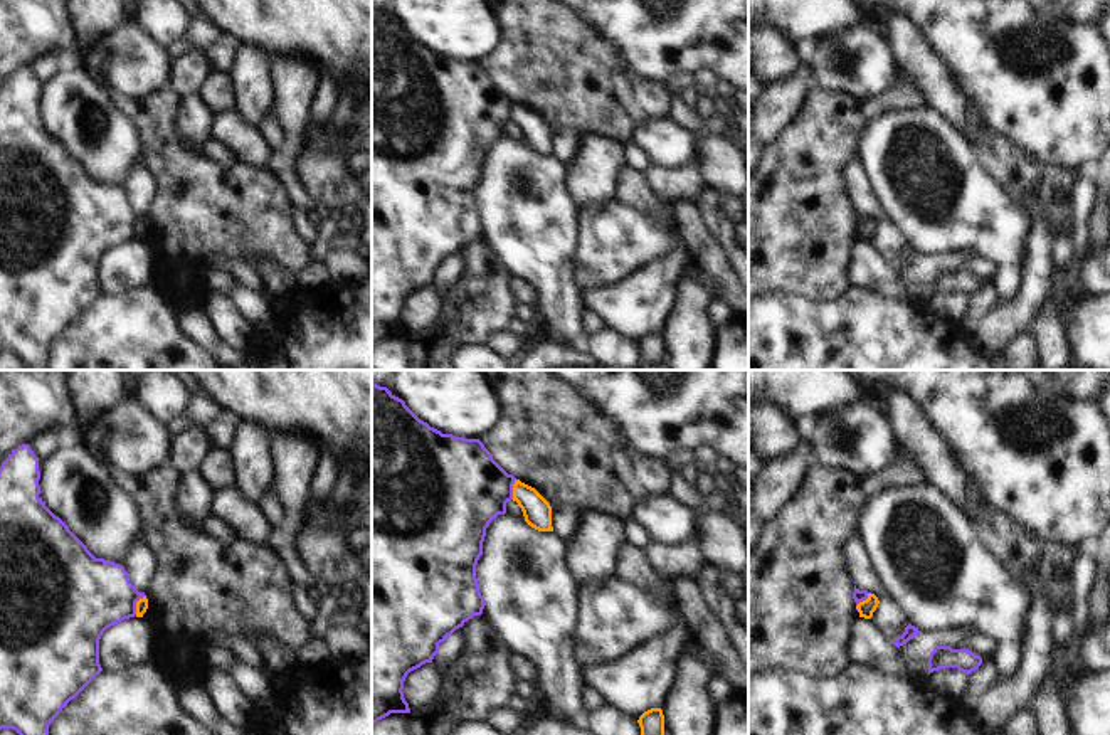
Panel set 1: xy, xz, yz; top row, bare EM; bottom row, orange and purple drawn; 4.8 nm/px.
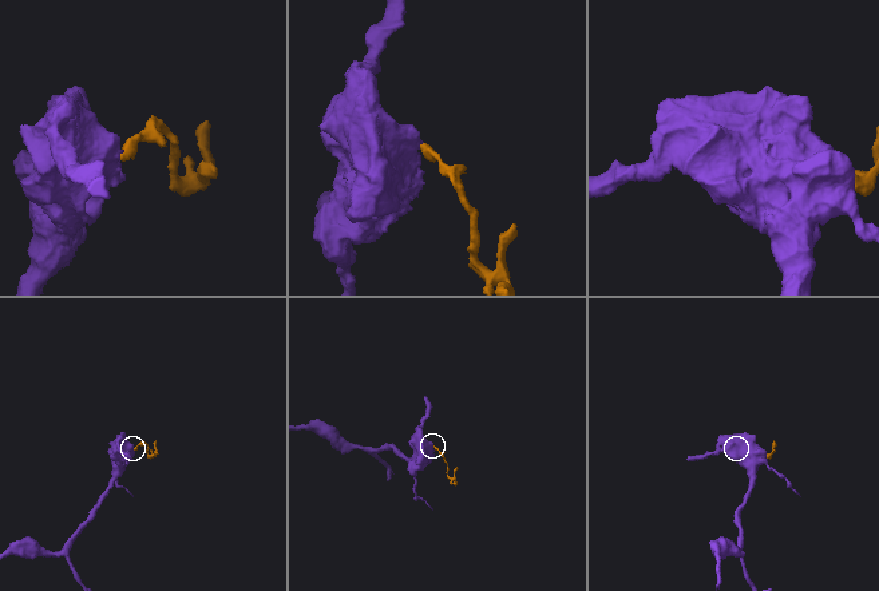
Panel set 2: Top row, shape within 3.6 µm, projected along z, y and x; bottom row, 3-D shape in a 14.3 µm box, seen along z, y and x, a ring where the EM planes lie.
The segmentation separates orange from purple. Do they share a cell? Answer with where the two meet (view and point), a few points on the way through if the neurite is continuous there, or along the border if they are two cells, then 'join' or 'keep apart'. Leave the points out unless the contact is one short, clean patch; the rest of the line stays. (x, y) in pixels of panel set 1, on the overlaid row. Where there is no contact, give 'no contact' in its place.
meets orange in xy at (137, 604); border along xy (145, 596), (137, 602), (135, 614); keep apart

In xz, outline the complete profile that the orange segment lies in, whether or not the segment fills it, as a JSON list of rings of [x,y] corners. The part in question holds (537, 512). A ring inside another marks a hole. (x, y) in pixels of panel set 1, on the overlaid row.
[[[516,479],[513,484],[513,501],[518,503],[525,521],[531,528],[538,531],[553,531],[552,506],[535,488]]]

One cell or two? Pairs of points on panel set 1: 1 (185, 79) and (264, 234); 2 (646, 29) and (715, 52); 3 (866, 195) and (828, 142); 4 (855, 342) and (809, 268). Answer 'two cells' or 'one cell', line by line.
1: two cells
2: one cell
3: two cells
4: two cells

